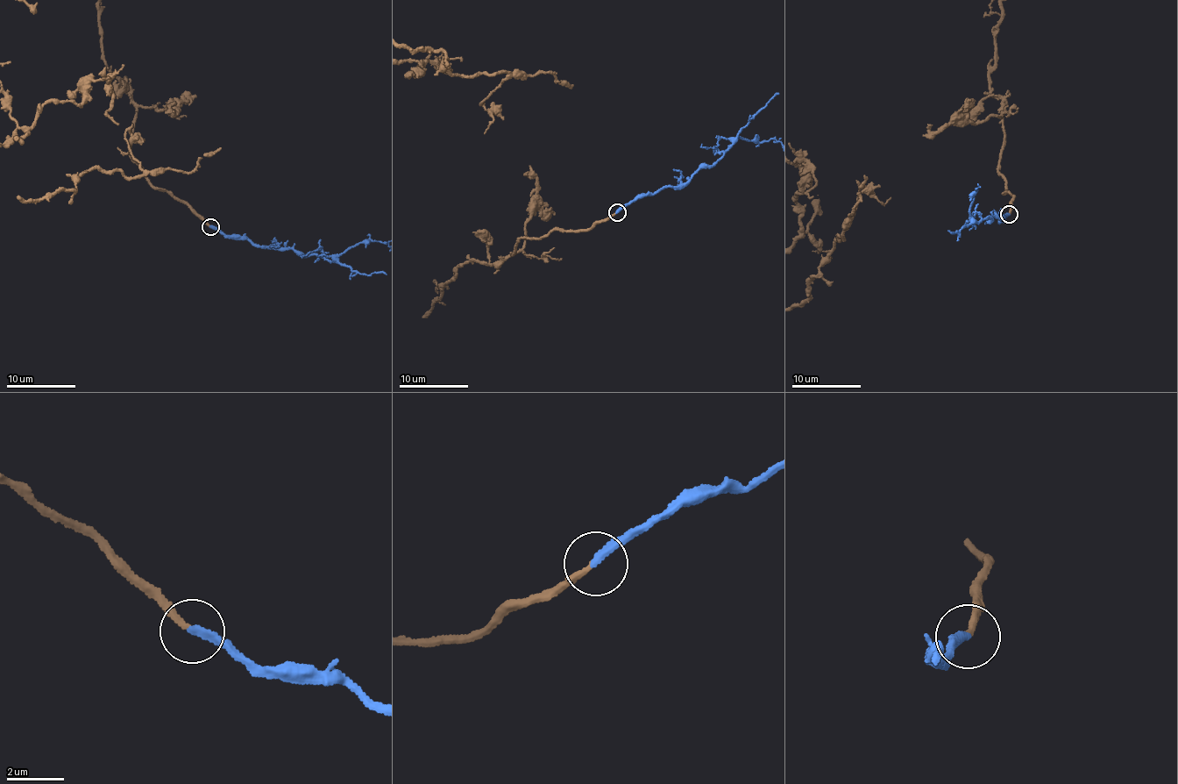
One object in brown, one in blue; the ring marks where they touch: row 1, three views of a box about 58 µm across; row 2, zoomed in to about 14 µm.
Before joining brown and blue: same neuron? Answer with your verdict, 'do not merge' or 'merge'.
merge

